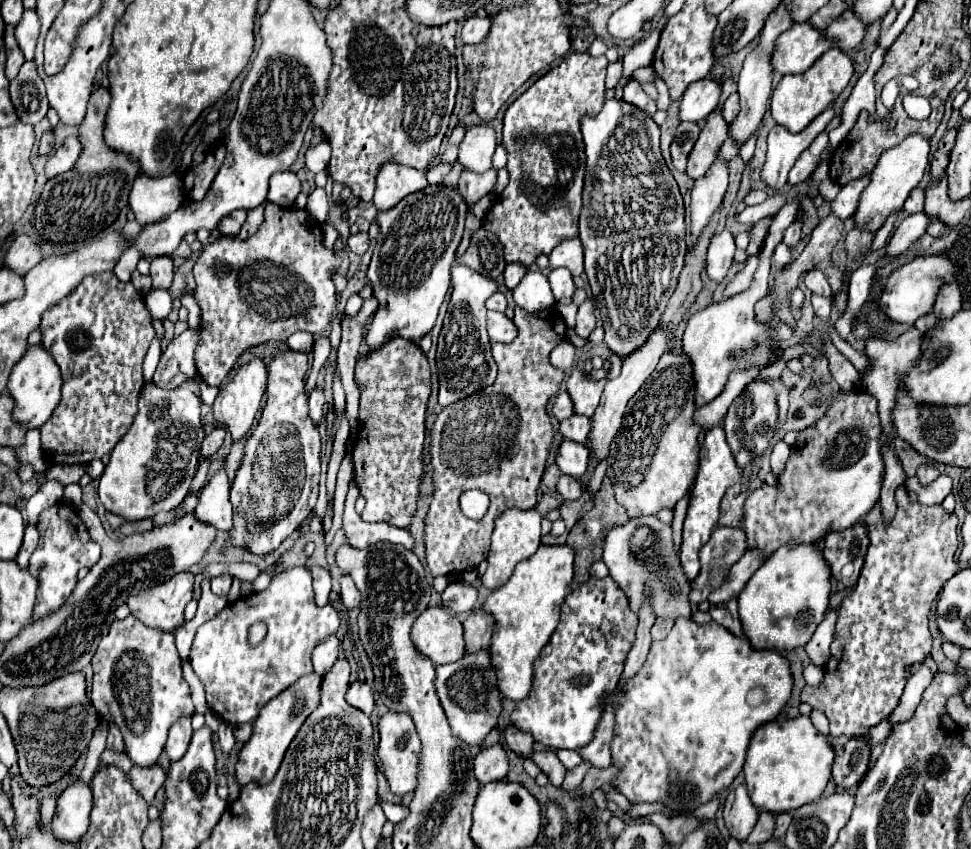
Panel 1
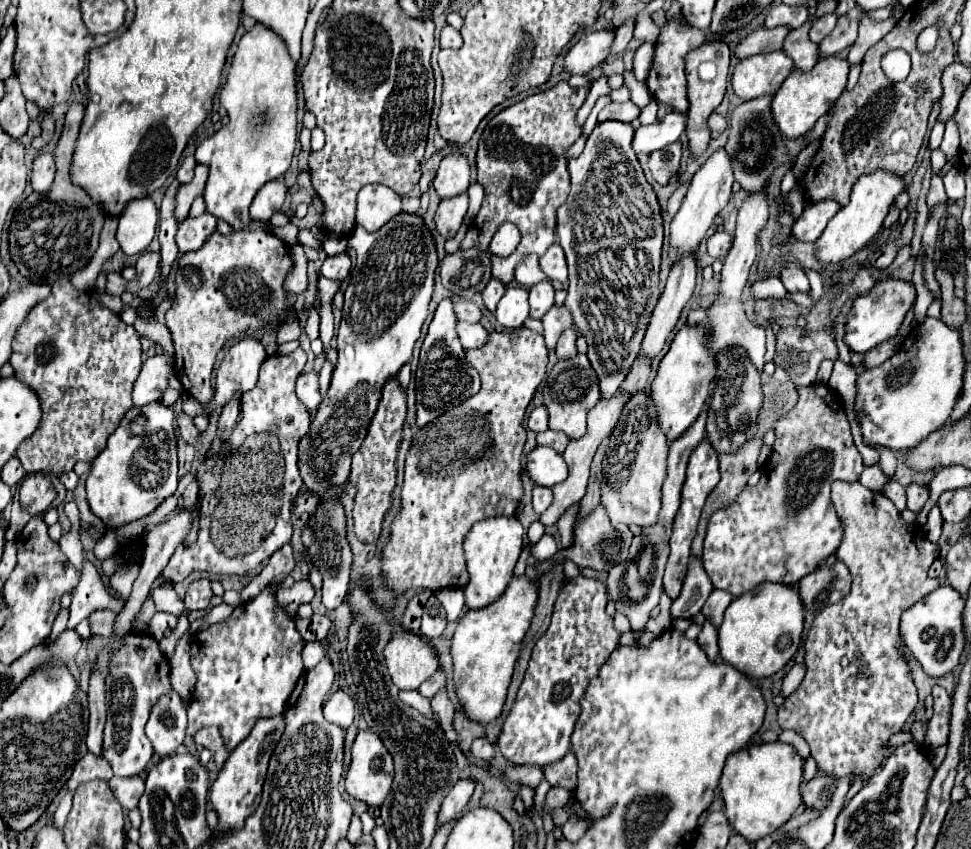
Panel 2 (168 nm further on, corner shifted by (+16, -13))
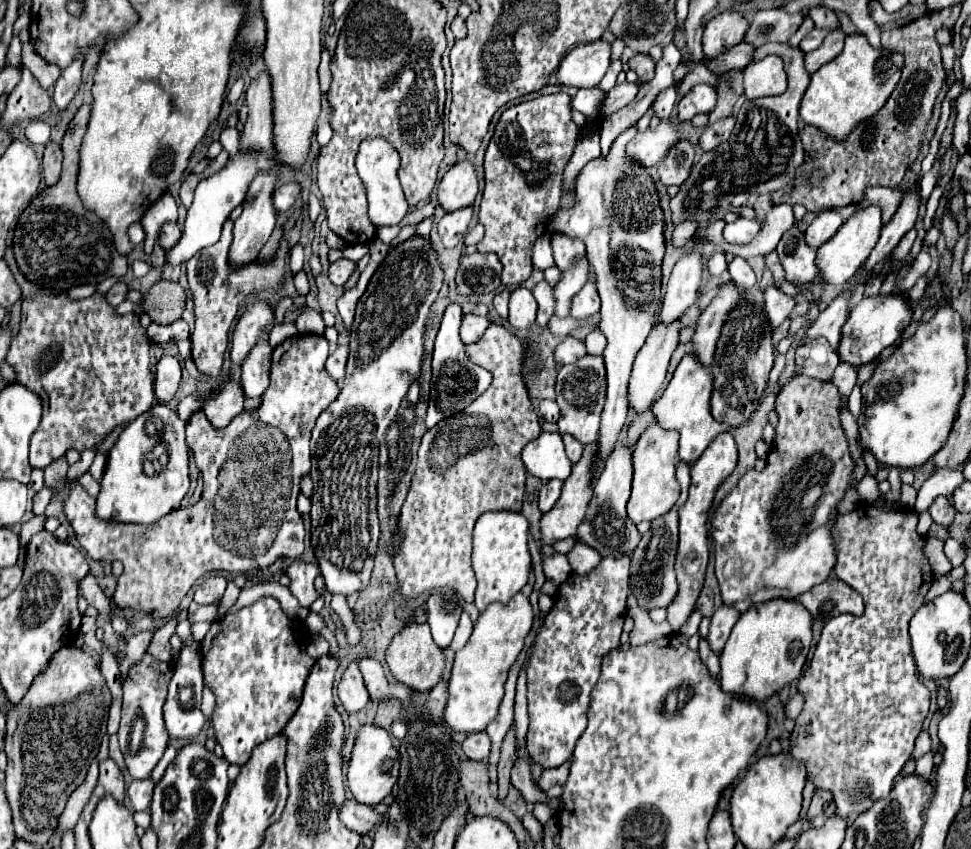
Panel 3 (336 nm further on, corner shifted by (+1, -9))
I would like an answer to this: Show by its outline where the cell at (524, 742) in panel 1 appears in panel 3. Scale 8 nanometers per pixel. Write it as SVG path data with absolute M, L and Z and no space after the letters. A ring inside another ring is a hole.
M475 732L469 734L467 740L463 742L463 752L471 758L471 760L487 760L491 756L491 740L487 738L485 732Z

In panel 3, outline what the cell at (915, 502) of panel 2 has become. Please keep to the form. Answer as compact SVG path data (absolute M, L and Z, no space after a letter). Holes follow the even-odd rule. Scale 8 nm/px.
M939 496L935 498L935 502L929 506L929 514L933 518L933 522L941 524L941 526L949 526L953 522L953 516L955 516L955 508L953 504L949 502L947 496Z

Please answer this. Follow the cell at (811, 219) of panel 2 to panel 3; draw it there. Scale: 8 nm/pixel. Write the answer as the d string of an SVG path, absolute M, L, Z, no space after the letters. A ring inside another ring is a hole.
M819 212L817 218L809 224L809 228L805 230L805 240L809 246L819 248L821 244L825 244L843 224L843 218L839 212Z

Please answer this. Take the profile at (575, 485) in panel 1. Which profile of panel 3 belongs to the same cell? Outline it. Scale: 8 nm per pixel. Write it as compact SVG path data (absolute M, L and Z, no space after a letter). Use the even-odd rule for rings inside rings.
M549 480L541 486L541 490L539 490L539 508L543 512L549 512L555 506L555 502L559 500L559 494L561 494L561 486L563 486L563 482L559 482L559 480Z

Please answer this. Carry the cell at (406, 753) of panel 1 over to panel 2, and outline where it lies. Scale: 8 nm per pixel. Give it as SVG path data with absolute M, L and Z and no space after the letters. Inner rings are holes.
M370 730L358 732L358 736L350 748L350 754L352 754L352 762L346 772L344 790L354 800L366 802L368 806L380 806L384 802L384 798L388 796L388 790L392 788L392 774L394 774L392 756L388 754L388 750L380 742L380 738L376 734L372 734Z

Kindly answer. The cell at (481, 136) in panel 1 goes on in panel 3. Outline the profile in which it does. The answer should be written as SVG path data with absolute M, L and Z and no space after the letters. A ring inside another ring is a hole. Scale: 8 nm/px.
M463 160L445 172L437 188L437 200L445 208L445 212L451 212L463 206L471 206L477 190L479 180L475 174L475 166L469 160Z

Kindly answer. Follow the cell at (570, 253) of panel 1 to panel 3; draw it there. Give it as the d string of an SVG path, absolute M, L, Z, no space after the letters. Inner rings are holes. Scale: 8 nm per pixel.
M559 234L551 240L553 246L553 258L557 268L563 272L567 270L567 266L571 266L571 262L575 262L575 258L579 258L579 254L585 254L585 244L577 238L569 238L565 234Z

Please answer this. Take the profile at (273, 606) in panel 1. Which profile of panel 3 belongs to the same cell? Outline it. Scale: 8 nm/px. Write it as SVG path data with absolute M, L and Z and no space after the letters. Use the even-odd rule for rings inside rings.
M261 598L255 604L249 604L233 614L227 614L221 620L215 620L201 640L201 658L203 658L203 676L205 684L215 694L215 710L211 714L211 726L217 742L221 744L225 758L231 764L243 766L253 748L271 736L279 734L283 726L291 720L295 710L299 708L305 680L311 672L315 660L307 654L307 646L311 642L311 634L301 620L291 620L281 610L275 598Z

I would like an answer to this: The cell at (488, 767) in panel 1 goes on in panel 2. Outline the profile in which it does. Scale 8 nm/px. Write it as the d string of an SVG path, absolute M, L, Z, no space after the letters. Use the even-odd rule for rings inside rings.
M458 780L456 782L456 786L450 790L450 794L442 802L440 818L438 818L438 828L442 828L444 824L452 822L454 818L458 818L464 812L472 792L474 792L474 784L472 782L468 782L468 780Z

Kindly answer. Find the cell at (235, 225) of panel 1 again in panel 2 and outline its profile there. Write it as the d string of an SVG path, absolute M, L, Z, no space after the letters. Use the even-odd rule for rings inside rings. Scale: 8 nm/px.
M204 212L198 218L186 218L184 222L178 224L176 232L178 250L182 254L198 250L206 242L208 234L212 234L212 230L216 230L216 218L210 212Z

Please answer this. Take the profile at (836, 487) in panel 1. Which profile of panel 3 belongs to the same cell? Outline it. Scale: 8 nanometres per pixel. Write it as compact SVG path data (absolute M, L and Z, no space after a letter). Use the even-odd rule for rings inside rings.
M795 376L777 398L777 438L773 450L767 456L765 472L747 472L715 512L715 576L719 580L723 602L735 606L739 612L773 598L797 598L809 588L825 582L835 568L831 526L837 522L837 504L851 488L855 470L849 438L839 418L843 406L847 406L847 400L839 398L839 390L835 390L833 382Z

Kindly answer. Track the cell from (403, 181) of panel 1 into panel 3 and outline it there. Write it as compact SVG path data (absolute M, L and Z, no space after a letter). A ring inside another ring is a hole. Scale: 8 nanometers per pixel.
M383 138L363 140L359 146L355 165L358 175L367 186L368 216L375 226L397 226L407 216L409 204L397 180L397 168L400 163L396 149L389 142L383 142Z

